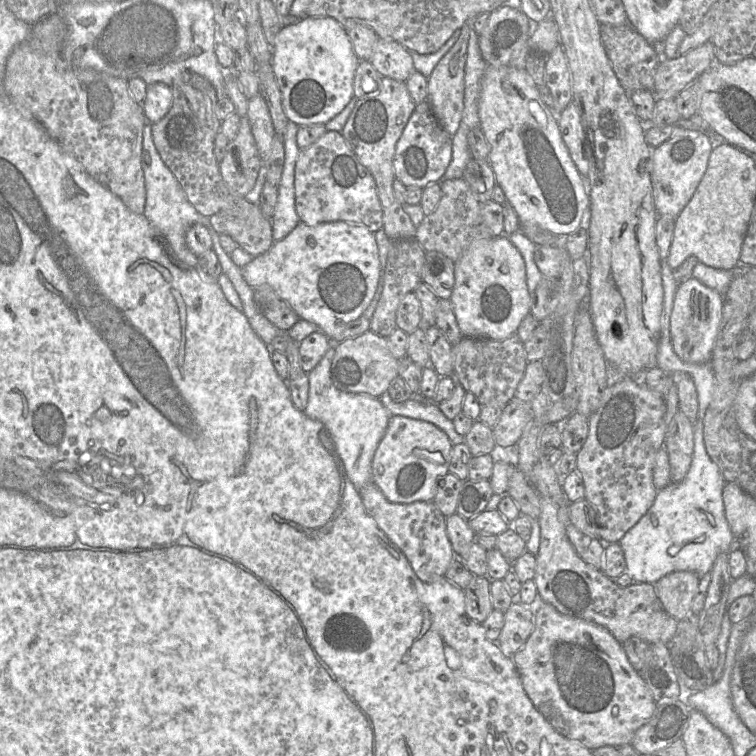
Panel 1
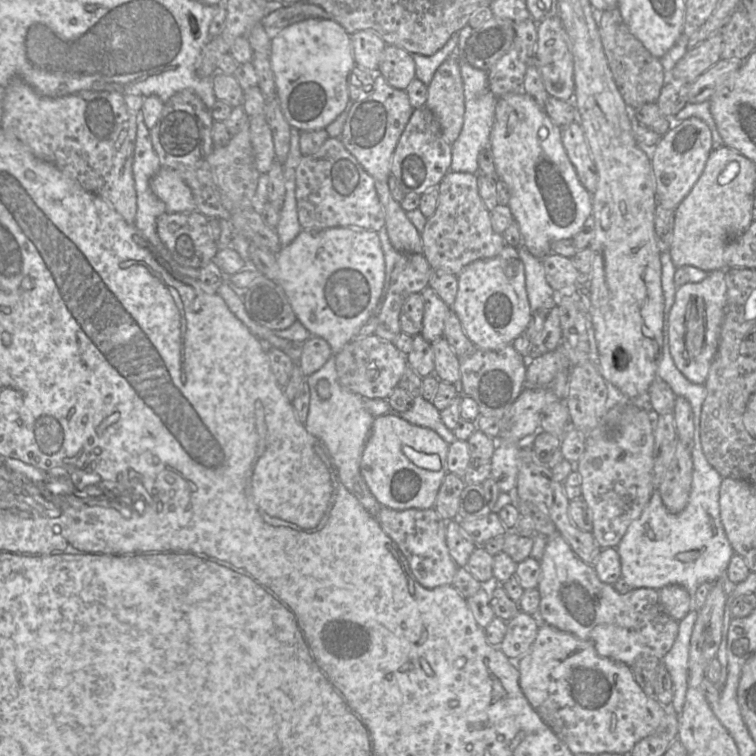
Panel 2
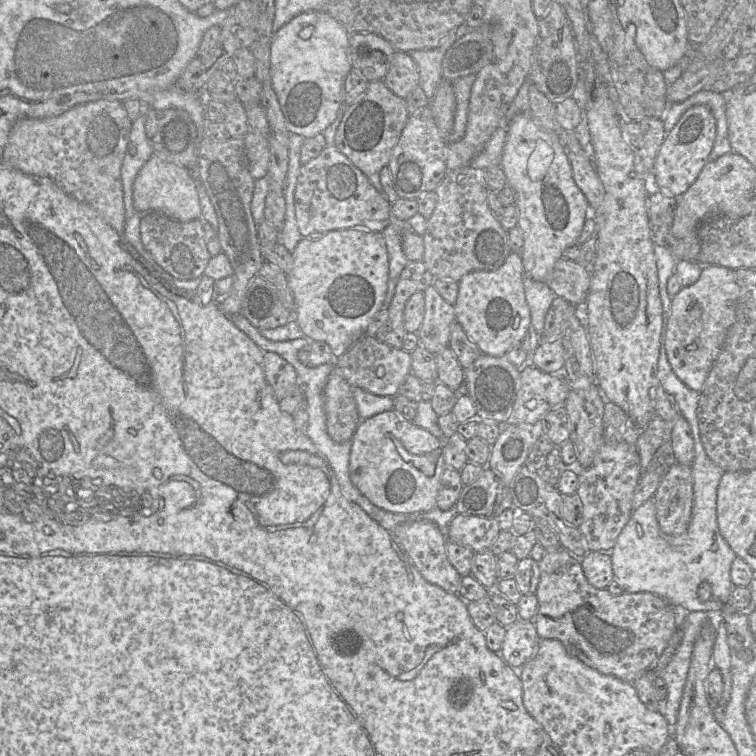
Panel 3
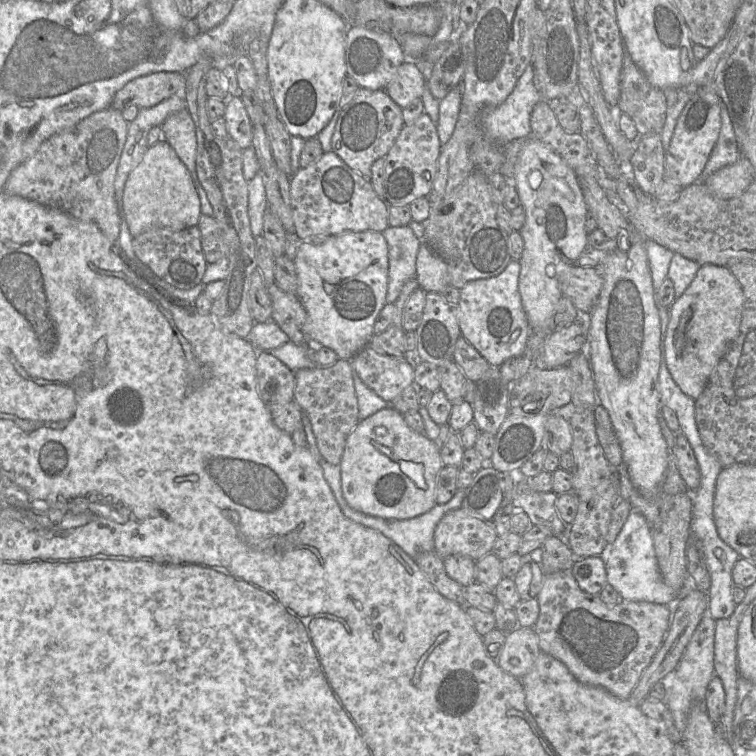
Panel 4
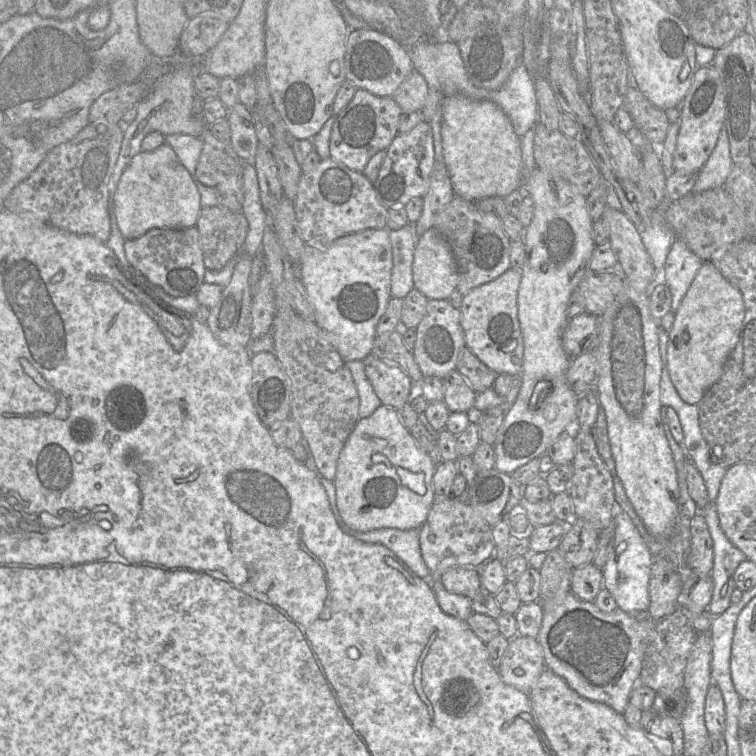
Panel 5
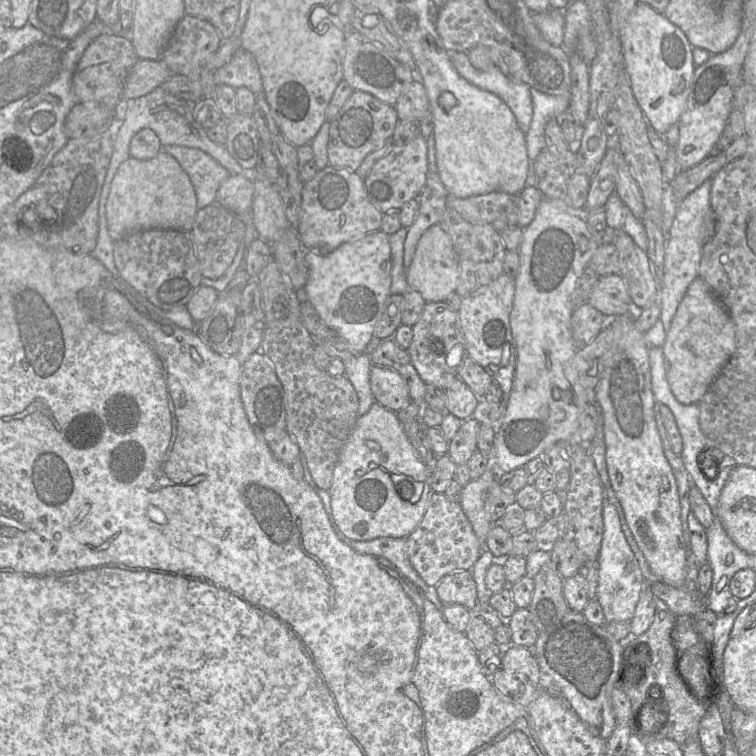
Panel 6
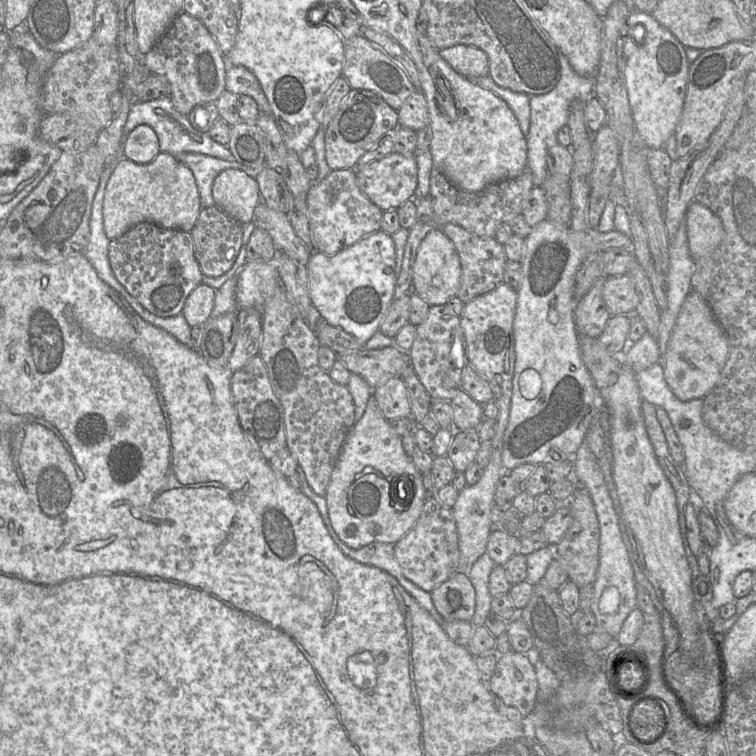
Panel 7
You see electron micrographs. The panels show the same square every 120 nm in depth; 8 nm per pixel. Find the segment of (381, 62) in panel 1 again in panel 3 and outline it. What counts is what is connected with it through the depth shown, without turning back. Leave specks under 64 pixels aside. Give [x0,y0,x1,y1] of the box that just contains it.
[383,52,419,99]

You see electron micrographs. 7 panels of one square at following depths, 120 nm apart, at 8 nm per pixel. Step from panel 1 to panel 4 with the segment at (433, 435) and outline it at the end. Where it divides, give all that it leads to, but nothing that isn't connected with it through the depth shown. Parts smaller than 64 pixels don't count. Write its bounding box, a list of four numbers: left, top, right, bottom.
[339,405,444,520]

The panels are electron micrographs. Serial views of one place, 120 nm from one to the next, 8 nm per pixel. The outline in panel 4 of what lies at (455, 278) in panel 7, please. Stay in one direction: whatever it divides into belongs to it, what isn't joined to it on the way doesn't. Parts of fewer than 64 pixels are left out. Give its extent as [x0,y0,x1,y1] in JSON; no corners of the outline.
[415,241,450,293]

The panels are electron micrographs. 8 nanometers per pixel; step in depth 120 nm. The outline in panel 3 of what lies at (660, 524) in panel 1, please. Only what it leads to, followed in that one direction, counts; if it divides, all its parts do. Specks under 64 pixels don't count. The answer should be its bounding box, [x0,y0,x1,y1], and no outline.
[610,244,739,614]

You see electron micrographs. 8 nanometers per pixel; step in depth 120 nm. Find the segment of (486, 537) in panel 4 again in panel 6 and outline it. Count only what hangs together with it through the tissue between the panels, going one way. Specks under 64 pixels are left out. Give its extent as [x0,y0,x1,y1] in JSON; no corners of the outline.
[406,492,484,586]

